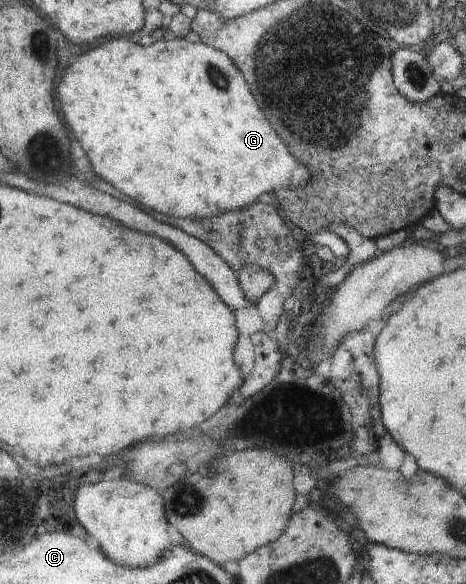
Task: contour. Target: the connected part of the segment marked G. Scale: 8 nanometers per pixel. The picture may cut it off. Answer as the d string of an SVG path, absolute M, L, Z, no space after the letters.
M181 37L152 44L153 46L139 46L139 44L125 40L125 38L115 38L111 42L105 42L95 50L89 50L81 56L75 56L75 60L65 70L61 84L57 86L57 96L61 100L61 110L67 118L67 124L71 126L73 134L83 144L83 150L87 152L93 168L99 172L99 176L103 180L107 180L109 184L119 188L123 194L131 196L133 200L141 202L145 208L153 208L157 212L163 212L163 214L169 214L169 216L175 216L175 218L201 218L201 220L221 216L229 210L245 210L247 206L251 206L255 202L273 199L279 190L303 188L303 184L311 176L309 170L293 158L289 148L283 144L283 140L271 128L265 114L257 106L257 102L255 102L255 98L249 90L247 80L243 78L241 72L237 74L237 66L227 52L213 48L203 42L189 42Z

